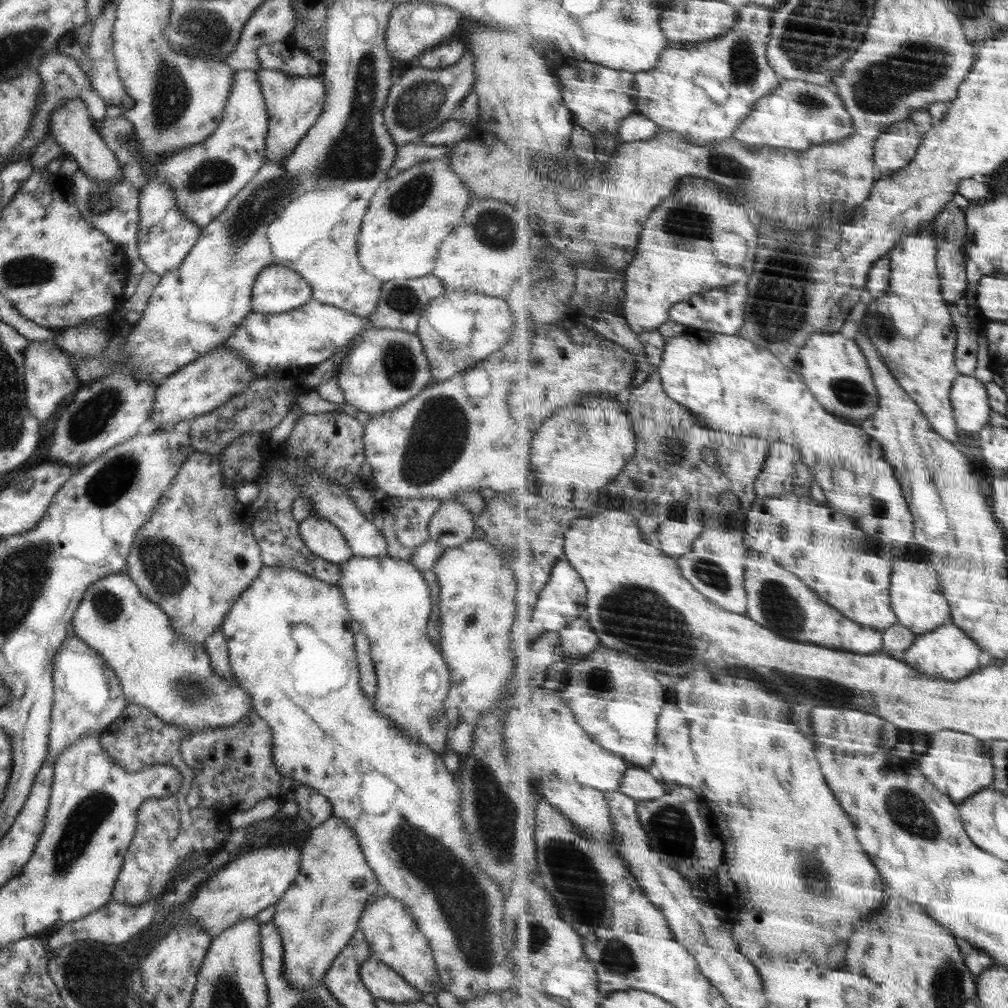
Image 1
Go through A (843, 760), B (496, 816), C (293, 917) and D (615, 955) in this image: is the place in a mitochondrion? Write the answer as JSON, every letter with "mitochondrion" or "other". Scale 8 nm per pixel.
{"A":"other","B":"mitochondrion","C":"other","D":"mitochondrion"}

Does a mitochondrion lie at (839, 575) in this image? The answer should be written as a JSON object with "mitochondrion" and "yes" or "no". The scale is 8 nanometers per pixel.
{"mitochondrion":"no"}

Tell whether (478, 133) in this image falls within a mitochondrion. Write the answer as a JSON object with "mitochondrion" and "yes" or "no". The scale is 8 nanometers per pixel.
{"mitochondrion":"no"}

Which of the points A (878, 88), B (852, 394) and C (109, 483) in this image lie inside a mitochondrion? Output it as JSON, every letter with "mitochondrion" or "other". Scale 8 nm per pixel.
{"A":"mitochondrion","B":"mitochondrion","C":"mitochondrion"}

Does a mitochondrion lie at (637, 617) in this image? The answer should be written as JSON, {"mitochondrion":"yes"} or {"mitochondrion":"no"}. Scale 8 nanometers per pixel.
{"mitochondrion":"yes"}

